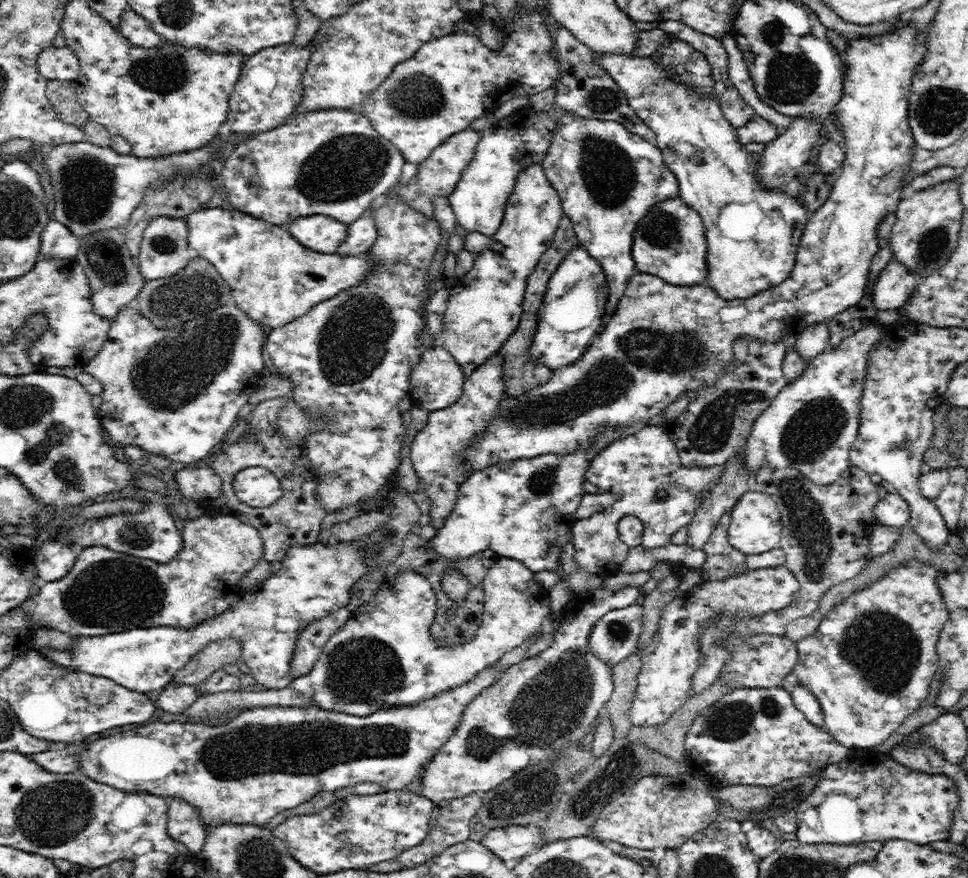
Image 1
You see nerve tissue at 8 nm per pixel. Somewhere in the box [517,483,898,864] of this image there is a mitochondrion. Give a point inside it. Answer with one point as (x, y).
(620, 768)

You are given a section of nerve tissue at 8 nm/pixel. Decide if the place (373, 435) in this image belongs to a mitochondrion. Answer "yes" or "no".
no

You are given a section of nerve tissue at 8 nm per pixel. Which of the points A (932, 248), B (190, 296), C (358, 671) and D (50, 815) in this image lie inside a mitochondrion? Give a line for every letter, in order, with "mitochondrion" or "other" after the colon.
A: mitochondrion
B: mitochondrion
C: mitochondrion
D: mitochondrion

